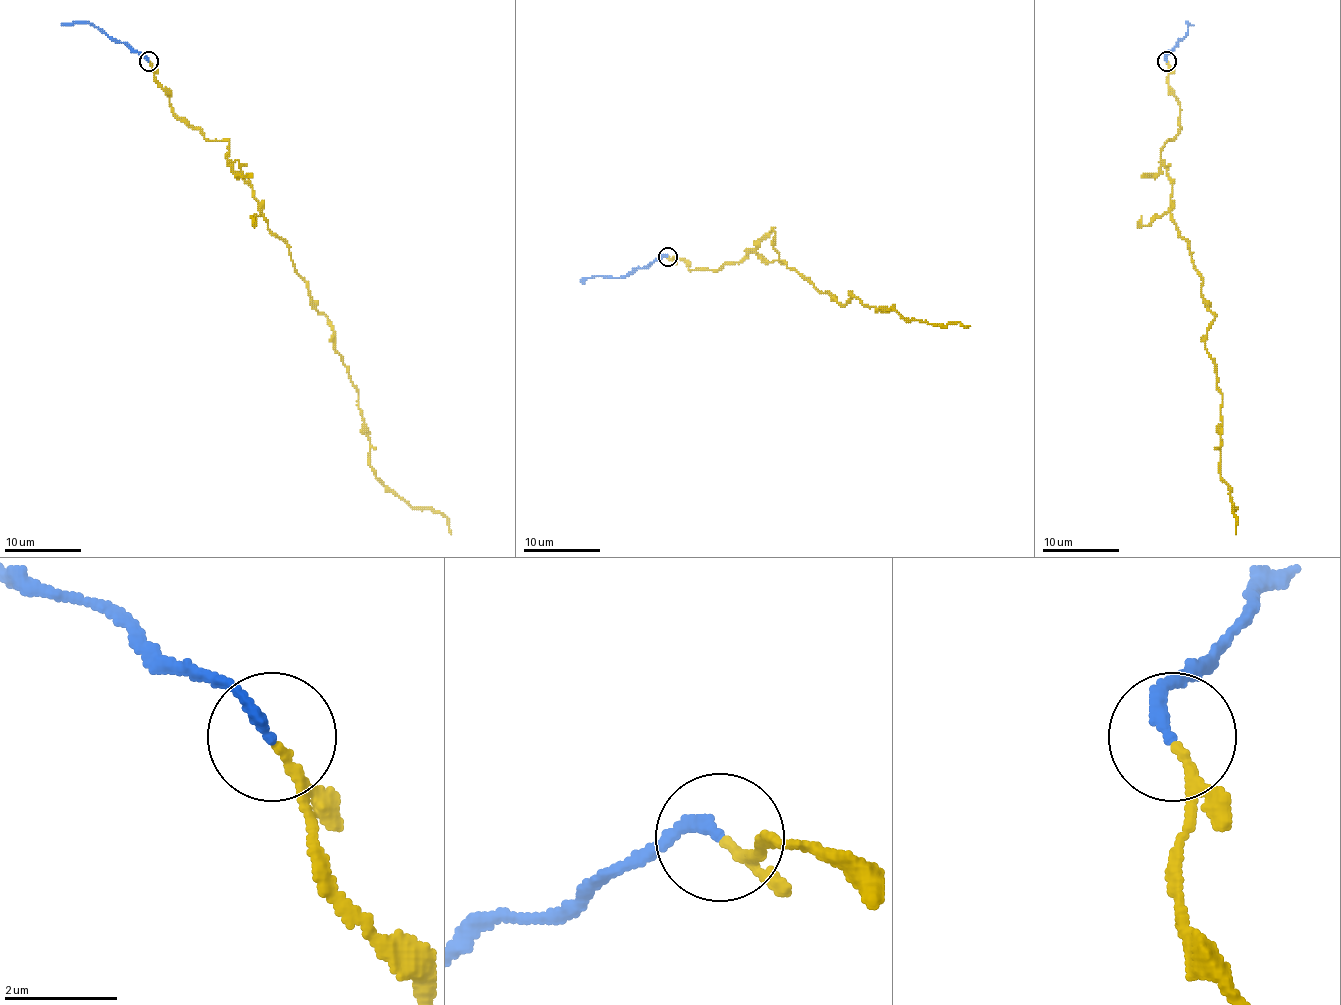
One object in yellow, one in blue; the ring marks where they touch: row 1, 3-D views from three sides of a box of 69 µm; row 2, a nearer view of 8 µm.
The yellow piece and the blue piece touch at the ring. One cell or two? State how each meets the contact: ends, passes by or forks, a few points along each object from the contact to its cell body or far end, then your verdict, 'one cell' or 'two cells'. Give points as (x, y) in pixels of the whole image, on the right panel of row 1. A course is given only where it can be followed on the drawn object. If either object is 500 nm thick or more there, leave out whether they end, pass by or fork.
yellow ends; blue ends; course yellow (1168, 62), (1180, 129), (1161, 158), (1170, 216), (1214, 318), (1205, 349), (1222, 395), (1220, 474), (1236, 534); course blue (1166, 62), (1188, 27), (1186, 23), (1191, 25); one cell

